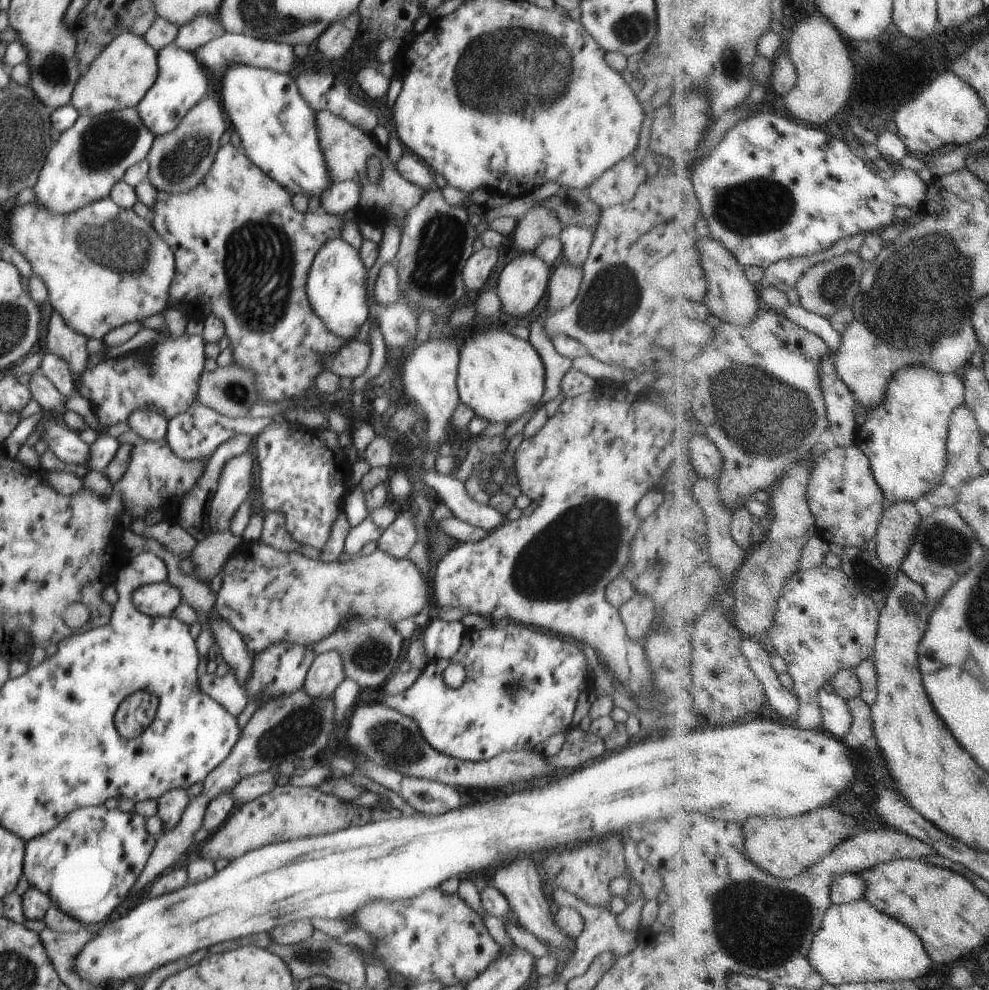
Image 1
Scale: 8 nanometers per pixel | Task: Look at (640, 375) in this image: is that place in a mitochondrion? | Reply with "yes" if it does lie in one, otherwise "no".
no

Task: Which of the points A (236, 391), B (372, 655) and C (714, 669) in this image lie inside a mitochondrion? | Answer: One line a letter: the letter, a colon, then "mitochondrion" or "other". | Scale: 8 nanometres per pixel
A: mitochondrion
B: mitochondrion
C: mitochondrion

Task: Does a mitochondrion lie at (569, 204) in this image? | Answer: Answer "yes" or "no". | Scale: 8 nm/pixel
yes

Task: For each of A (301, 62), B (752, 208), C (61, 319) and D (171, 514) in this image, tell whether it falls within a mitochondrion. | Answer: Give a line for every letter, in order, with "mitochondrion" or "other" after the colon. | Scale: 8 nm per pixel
A: other
B: mitochondrion
C: other
D: other

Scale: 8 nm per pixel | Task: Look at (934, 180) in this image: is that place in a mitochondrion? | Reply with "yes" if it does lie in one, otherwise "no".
no

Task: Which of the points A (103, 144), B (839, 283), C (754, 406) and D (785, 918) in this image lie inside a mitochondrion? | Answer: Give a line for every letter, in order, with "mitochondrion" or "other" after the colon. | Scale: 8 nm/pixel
A: mitochondrion
B: mitochondrion
C: mitochondrion
D: mitochondrion

